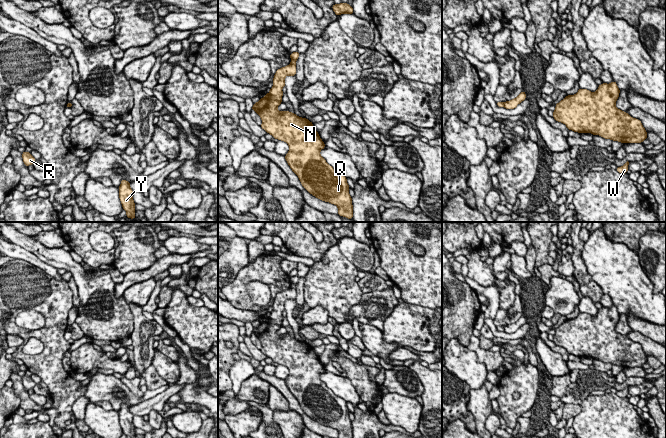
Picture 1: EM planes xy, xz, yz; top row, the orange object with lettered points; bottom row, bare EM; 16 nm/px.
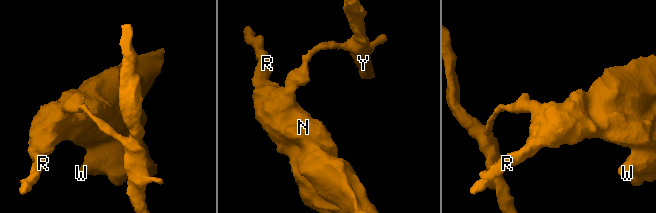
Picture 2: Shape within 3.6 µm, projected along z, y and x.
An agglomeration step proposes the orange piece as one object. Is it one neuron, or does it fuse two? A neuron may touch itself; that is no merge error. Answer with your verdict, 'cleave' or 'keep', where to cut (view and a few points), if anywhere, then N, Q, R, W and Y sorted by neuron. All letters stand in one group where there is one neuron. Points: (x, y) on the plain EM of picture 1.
cleave | xz (291, 283), (295, 285) | N Q R W / Y

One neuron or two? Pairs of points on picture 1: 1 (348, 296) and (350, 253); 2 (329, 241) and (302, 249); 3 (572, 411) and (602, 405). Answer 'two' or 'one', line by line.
1: two
2: one
3: two

